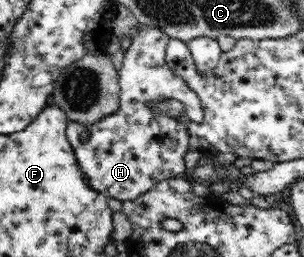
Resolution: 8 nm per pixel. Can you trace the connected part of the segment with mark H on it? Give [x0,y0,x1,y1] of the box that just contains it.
[66,25,206,201]

